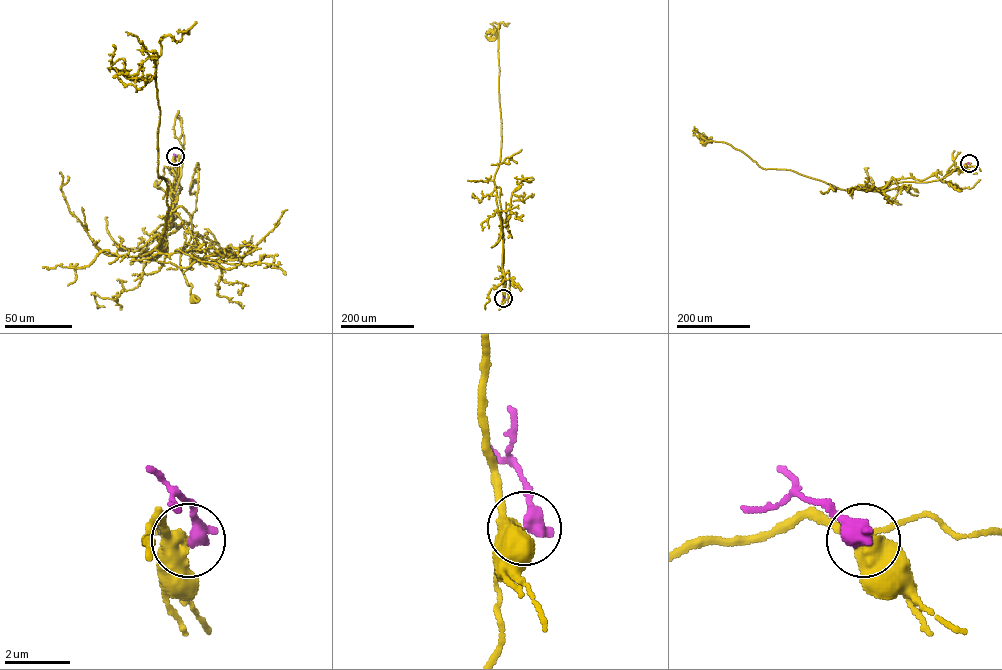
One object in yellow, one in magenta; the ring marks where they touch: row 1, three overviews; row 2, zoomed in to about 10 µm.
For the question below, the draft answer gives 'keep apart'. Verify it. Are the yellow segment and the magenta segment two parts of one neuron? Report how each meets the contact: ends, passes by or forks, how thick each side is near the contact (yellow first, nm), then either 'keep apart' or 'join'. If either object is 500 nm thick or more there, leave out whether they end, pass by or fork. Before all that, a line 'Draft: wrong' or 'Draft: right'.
Draft: right
400 nm thick on the yellow side, 550 nm on the other; keep apart

